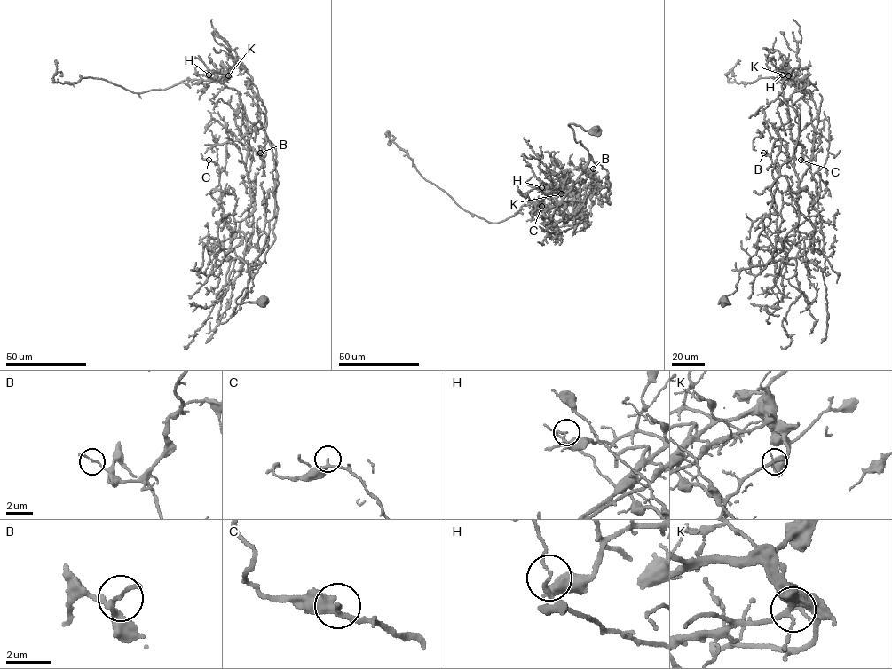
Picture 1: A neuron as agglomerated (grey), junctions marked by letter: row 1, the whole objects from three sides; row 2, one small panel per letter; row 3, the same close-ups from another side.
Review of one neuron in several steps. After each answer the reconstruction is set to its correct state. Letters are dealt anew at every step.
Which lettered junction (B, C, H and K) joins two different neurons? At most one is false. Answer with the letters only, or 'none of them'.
H

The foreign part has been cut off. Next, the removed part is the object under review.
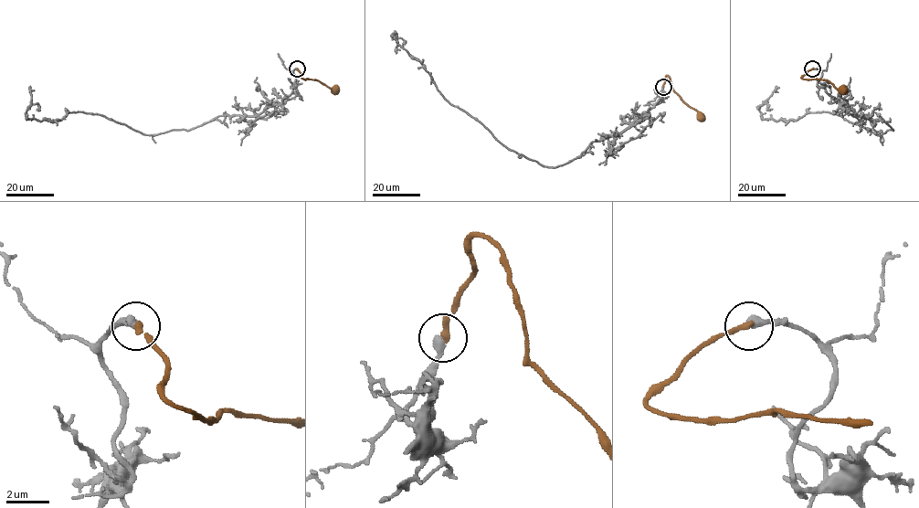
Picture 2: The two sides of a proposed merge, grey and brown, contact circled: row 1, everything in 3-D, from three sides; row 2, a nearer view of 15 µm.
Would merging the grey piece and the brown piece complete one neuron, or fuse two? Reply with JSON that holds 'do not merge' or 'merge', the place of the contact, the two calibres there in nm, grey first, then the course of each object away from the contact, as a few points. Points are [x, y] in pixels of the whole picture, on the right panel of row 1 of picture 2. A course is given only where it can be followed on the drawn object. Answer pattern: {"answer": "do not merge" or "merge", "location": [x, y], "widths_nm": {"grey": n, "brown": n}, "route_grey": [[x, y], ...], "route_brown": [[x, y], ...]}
{"answer": "merge", "location": [812, 68], "widths_nm": {"grey": 400, "brown": 300}, "route_grey": [[812, 68], [840, 104], [893, 130], [876, 135], [827, 111], [764, 119], [759, 107], [779, 87]], "route_brown": [[812, 68], [802, 79], [826, 79], [841, 92], [843, 89]]}

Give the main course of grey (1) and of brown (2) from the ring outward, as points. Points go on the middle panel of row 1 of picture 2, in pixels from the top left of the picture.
1: (662, 87), (645, 115), (592, 142), (580, 156), (547, 167), (511, 151), (451, 105), (394, 33), (396, 53)
2: (662, 87), (668, 76), (672, 89), (702, 117)

